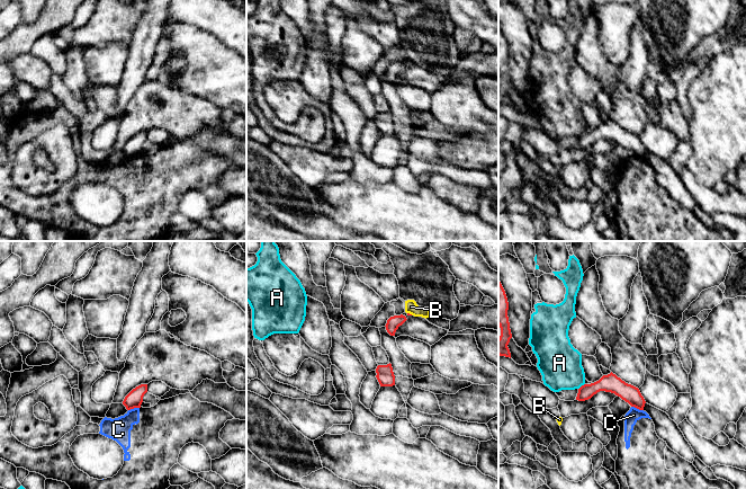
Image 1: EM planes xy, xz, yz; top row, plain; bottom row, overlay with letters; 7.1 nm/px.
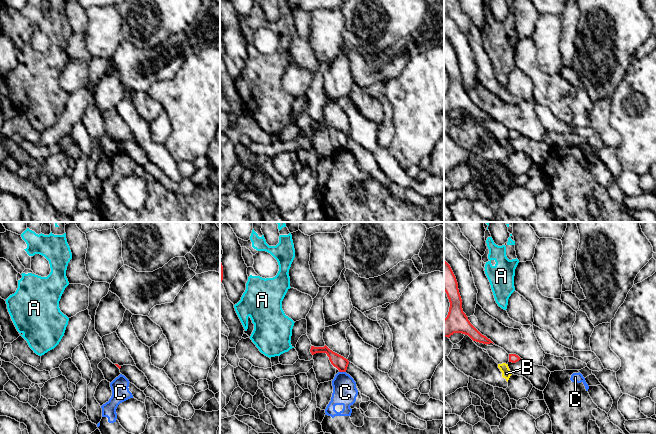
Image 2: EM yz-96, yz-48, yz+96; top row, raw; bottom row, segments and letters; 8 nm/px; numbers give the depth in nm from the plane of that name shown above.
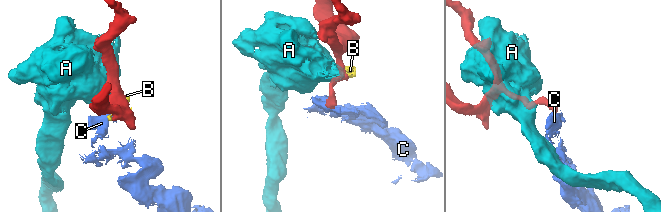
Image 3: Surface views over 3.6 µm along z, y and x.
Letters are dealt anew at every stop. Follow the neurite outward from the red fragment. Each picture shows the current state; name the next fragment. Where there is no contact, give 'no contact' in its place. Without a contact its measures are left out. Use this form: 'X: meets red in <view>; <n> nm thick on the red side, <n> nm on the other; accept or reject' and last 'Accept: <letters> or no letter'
A: meets red in yz; 130 nm thick on the red side, 300 nm on the other; reject
B: meets red in xz; 20 nm thick on the red side, 90 nm on the other; reject
C: meets red in yz; 130 nm thick on the red side, 90 nm on the other; reject
Accept: no letter

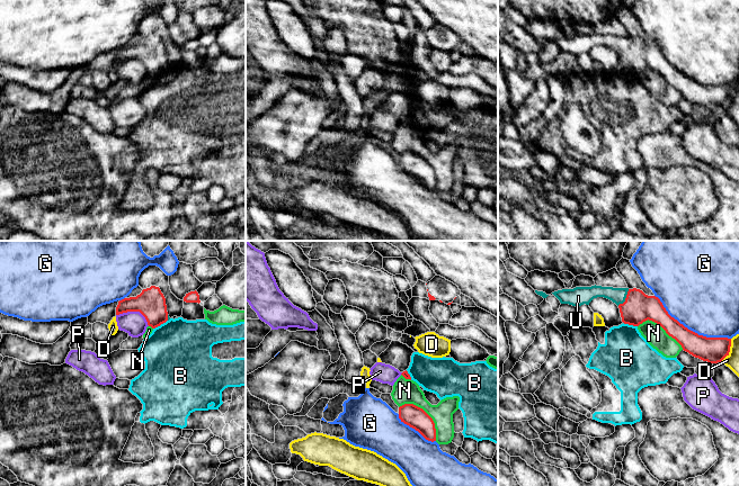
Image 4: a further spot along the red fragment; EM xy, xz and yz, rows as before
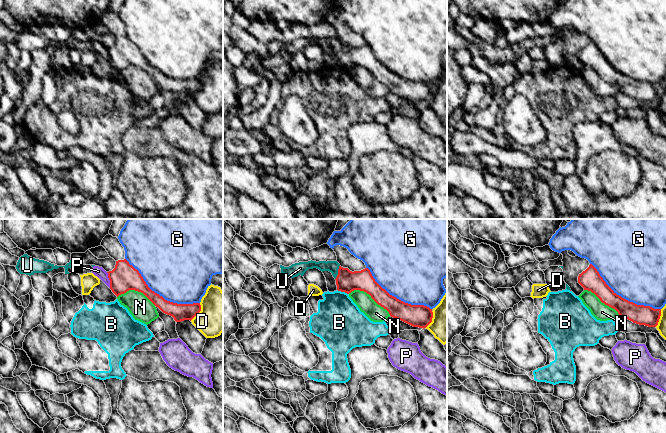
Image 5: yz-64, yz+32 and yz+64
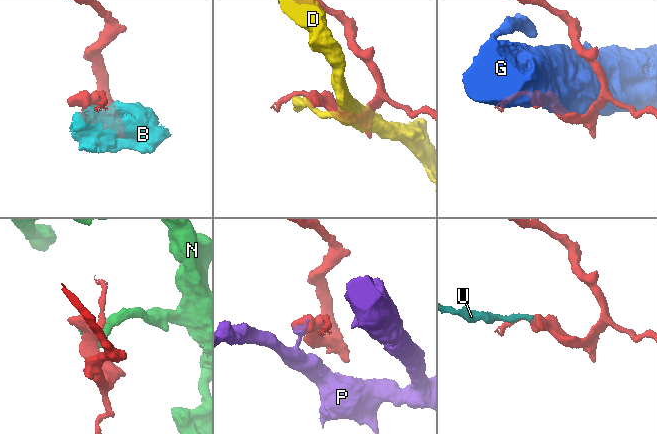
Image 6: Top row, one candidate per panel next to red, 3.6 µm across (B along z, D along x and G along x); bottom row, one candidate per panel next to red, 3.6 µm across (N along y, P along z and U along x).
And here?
B: meets red in xy; 200 nm thick on the red side, 480 nm on the other; reject
D: meets red in yz; 190 nm thick on the red side, 100 nm on the other; reject
G: meets red in yz; 190 nm thick on the red side, 480 nm on the other; reject
N: meets red in xz; 160 nm thick on the red side, 180 nm on the other; reject
P: meets red in xy; 200 nm thick on the red side, 170 nm on the other; reject
U: meets red in yz; 220 nm thick on the red side, 110 nm on the other; accept
Accept: U

